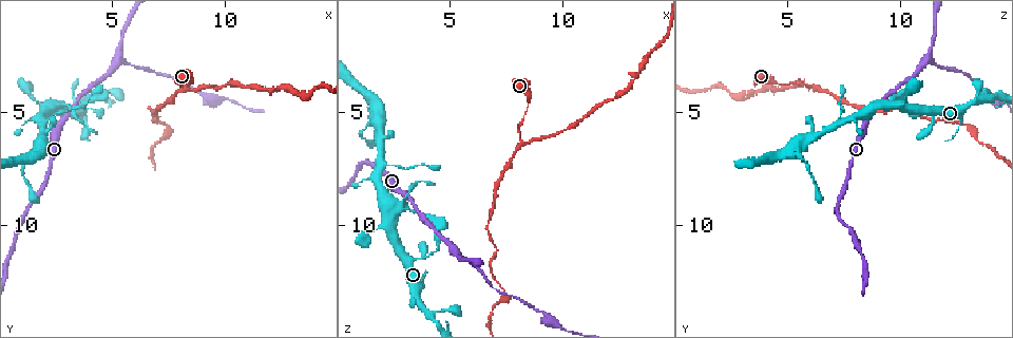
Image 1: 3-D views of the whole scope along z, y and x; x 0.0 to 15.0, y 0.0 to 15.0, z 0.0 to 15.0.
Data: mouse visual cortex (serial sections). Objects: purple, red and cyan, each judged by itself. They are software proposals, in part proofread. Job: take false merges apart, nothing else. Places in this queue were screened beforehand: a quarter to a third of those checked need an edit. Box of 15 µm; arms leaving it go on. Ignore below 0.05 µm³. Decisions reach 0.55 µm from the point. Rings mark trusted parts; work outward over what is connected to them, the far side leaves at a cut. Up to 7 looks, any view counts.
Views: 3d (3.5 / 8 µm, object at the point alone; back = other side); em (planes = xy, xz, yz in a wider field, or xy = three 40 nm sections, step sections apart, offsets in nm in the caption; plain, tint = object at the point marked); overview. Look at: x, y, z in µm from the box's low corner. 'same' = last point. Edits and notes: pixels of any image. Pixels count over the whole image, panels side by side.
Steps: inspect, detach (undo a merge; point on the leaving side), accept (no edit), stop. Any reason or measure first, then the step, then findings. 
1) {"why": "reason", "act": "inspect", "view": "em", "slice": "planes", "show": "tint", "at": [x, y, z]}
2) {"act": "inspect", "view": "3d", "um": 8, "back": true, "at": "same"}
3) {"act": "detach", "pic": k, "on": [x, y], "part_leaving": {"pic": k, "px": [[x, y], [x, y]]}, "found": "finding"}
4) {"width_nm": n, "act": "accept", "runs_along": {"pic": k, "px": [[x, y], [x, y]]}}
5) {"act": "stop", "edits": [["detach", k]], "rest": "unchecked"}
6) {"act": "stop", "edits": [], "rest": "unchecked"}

{"why": "a narrow waist", "act": "inspect", "view": "3d", "um": 3.5, "at": [8.1, 4.0, 6.3]}

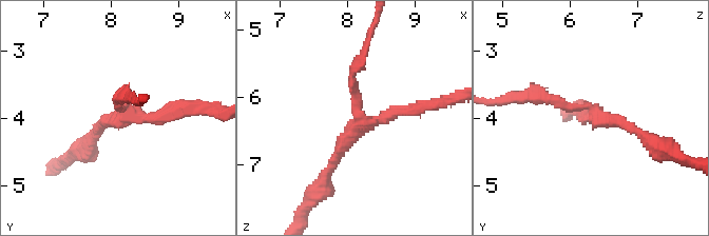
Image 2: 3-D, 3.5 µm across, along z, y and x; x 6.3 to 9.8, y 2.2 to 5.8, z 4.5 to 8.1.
{"arms": 3, "arm_widths_nm": [150, 150, 150], "act": "inspect", "view": "em", "slice": "xy", "step": 2, "show": "tint", "at": [8.15, 3.95, 6.35]}

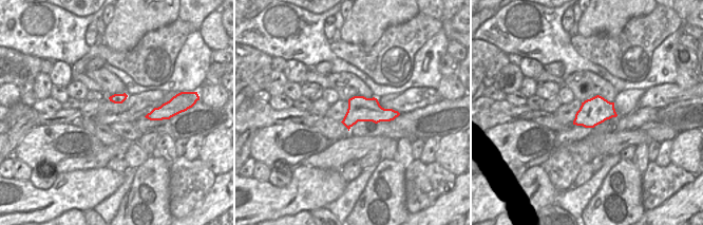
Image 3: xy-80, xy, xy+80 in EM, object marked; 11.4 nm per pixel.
{"act": "accept", "runs_along": {"pic": 2, "px": [[360, 61], [353, 69], [360, 123], [421, 106]]}, "found": "continuous, no second cell"}

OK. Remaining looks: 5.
{"why": "two arms in line, one across", "act": "inspect", "view": "3d", "um": 8, "back": true, "at": [5.2, 2.7, 11.1]}

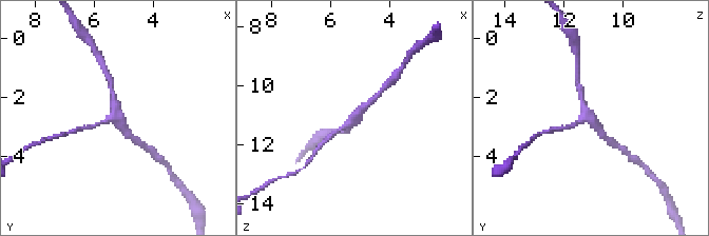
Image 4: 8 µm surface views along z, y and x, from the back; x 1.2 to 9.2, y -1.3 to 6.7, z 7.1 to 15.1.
{"why": "zoom in", "act": "inspect", "view": "3d", "um": 3.5, "at": [5.3, 2.7, 11.2]}

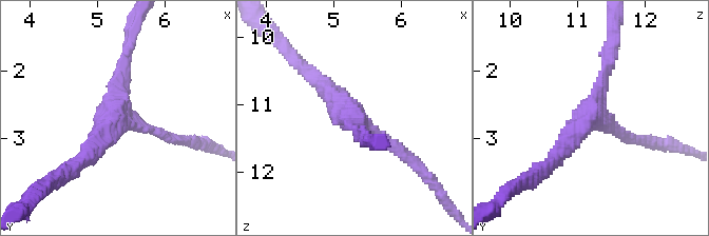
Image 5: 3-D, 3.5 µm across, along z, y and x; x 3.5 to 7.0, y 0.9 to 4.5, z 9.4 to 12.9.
{"act": "inspect", "view": "em", "slice": "planes", "show": "tint", "at": [5.25, 2.75, 11.15]}

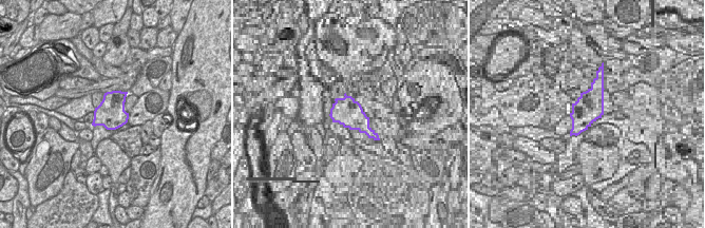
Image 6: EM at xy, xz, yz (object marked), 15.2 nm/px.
{"arm_widths_nm": [150, 200, 250], "act": "accept", "runs_along": {"pic": 5, "px": [[312, 76], [374, 133], [406, 154]]}, "found": "all the same cell"}

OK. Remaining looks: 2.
{"why": "a narrow waist", "act": "inspect", "view": "3d", "um": 3.5, "at": [4.2, 5.0, 11.4]}

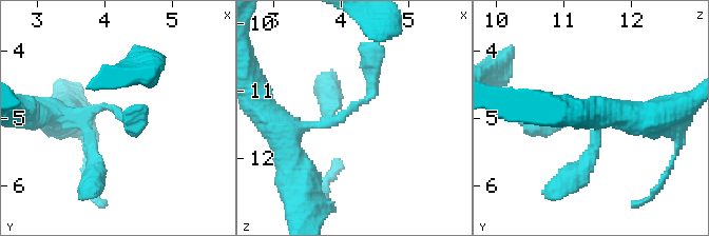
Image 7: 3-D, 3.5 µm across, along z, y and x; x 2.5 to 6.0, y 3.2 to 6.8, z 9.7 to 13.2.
{"arm_widths_nm": [200, 200], "act": "inspect", "view": "em", "slice": "xy", "step": 2, "show": "tint", "at": [4.15, 4.90, 11.30]}

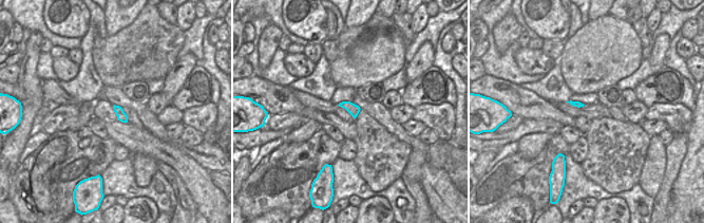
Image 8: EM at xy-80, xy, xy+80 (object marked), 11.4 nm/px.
{"act": "accept", "found": "all the same cell"}

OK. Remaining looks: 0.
{"act": "stop", "edits": [], "rest": "unchecked"}

